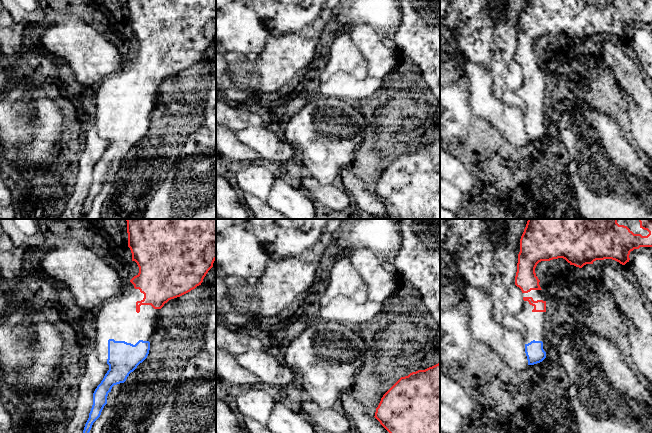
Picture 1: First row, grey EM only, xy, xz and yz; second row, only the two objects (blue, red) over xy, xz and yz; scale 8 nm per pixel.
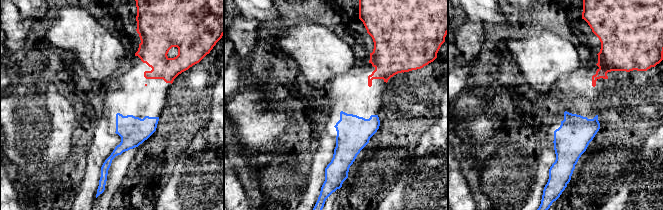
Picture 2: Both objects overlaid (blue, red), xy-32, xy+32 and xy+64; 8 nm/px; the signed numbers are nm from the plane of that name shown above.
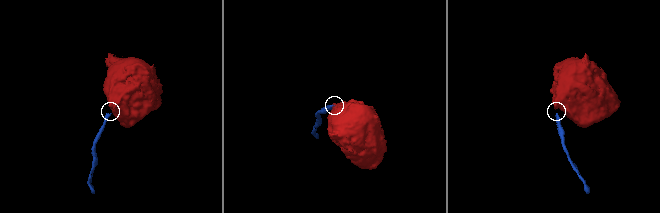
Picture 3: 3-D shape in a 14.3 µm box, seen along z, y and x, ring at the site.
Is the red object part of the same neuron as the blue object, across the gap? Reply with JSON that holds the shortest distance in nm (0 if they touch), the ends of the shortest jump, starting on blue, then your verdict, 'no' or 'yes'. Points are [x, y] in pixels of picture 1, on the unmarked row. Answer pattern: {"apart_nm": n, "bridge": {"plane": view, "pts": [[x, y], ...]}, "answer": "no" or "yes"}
{"apart_nm": 220, "bridge": {"plane": "xy", "pts": [[139, 116], [138, 88]]}, "answer": "yes"}

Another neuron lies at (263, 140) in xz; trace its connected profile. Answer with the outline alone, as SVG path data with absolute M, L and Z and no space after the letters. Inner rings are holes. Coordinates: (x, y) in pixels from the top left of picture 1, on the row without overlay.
M247 127L237 131L236 137L255 150L262 159L271 163L297 162L295 148L286 141L281 141L273 128Z

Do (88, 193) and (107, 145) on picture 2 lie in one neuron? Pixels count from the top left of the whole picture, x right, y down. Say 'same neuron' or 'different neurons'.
same neuron

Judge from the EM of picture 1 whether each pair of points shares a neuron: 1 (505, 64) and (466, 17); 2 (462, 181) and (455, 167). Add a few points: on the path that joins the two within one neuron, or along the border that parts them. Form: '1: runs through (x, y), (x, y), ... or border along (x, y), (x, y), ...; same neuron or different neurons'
1: runs through (496, 52), (492, 43), (478, 29); same neuron
2: runs through (462, 178), (455, 170); same neuron

